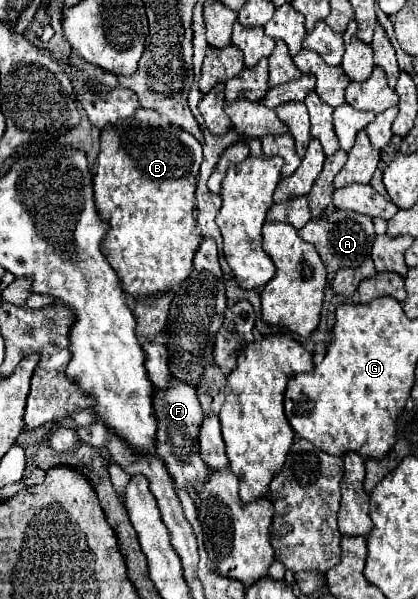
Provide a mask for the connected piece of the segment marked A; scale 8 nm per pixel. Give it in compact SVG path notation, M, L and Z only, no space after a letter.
M337 209L325 219L311 219L303 229L299 229L301 239L315 245L315 249L321 255L321 261L329 275L343 267L359 267L369 255L371 255L371 243L375 237L371 217L355 213L355 211L343 211Z

